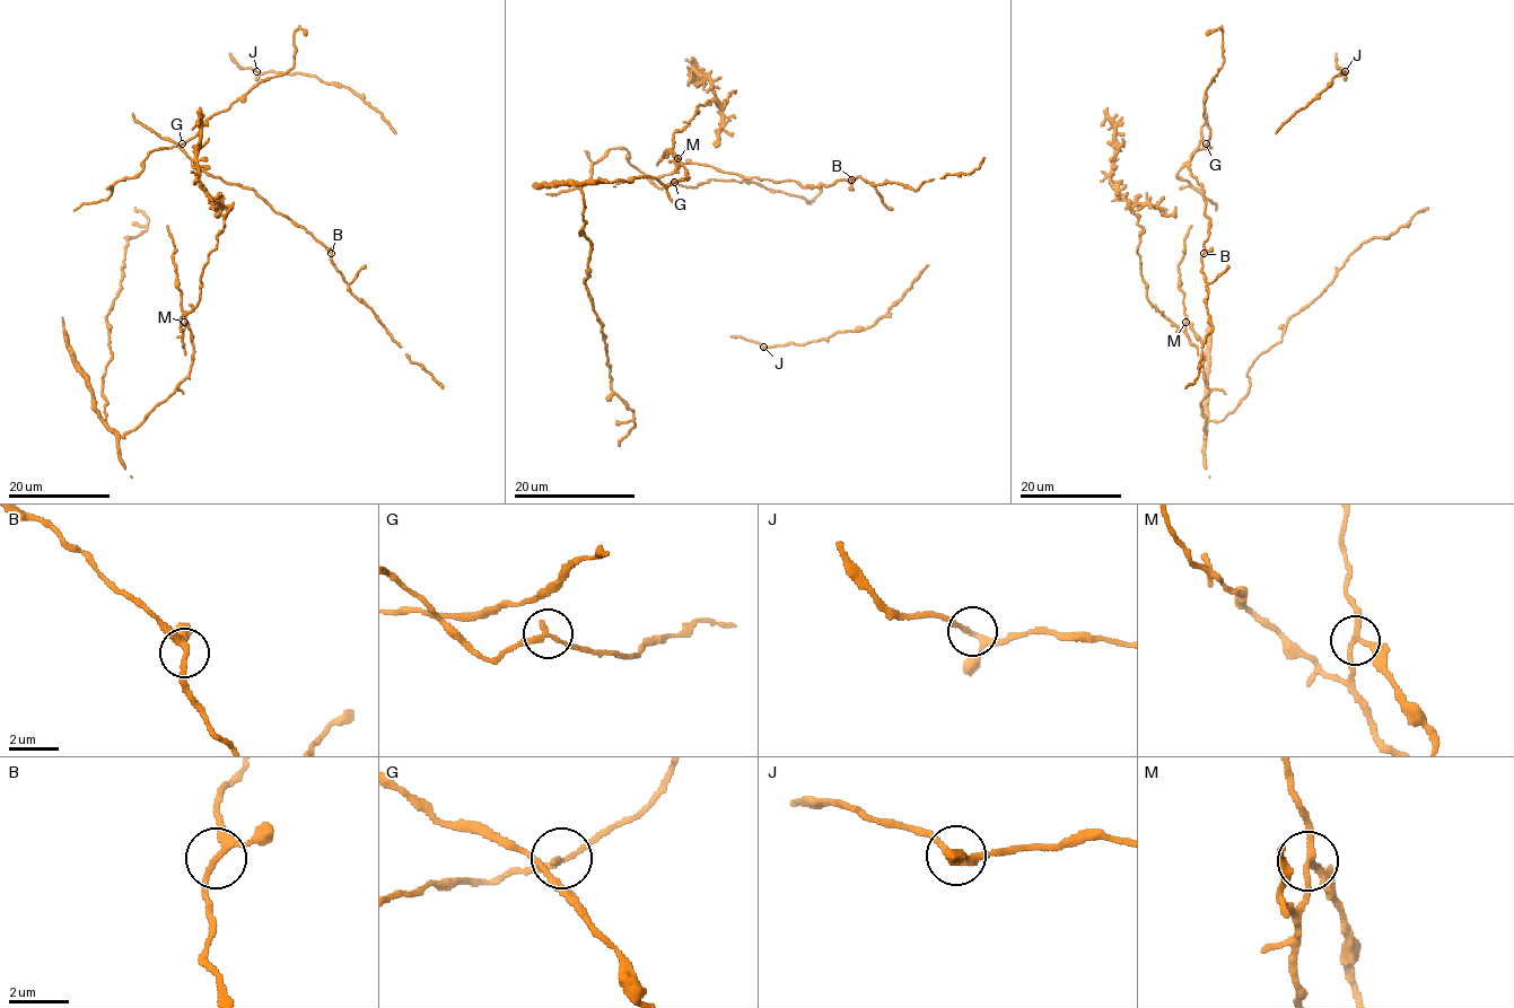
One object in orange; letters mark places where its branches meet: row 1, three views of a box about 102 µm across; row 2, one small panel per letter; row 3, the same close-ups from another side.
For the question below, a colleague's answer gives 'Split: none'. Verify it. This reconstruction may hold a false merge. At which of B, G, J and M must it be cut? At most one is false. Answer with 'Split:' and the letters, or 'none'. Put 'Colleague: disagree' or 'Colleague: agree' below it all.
Split: M
Colleague: disagree

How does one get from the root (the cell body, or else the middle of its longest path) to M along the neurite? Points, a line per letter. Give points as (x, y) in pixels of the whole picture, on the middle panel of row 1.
M: (697, 106), (690, 123), (674, 133), (673, 151), (677, 158)

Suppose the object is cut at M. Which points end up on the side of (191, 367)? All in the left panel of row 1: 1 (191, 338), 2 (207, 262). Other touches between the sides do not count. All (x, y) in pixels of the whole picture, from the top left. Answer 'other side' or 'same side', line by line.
1: same side
2: other side

